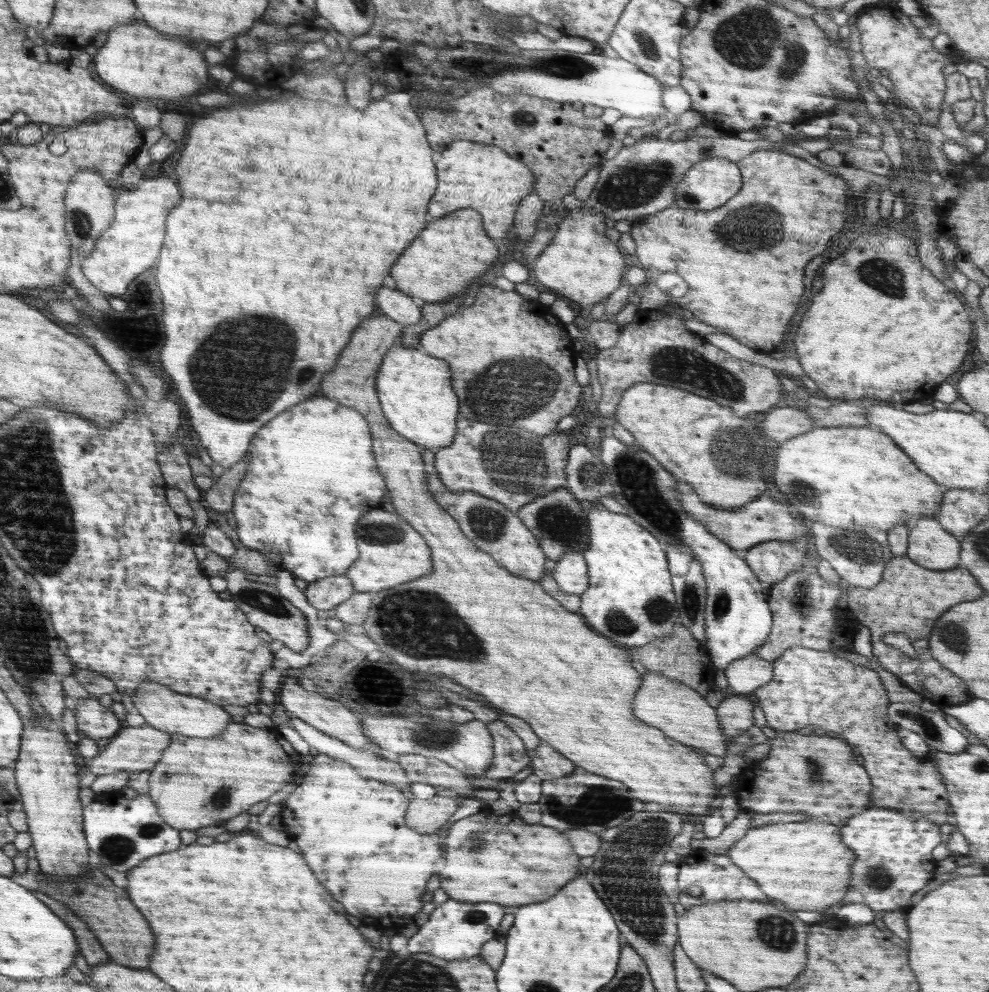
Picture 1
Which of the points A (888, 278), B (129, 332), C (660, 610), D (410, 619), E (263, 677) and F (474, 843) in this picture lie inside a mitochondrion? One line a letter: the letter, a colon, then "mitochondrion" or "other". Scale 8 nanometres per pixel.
A: mitochondrion
B: other
C: mitochondrion
D: mitochondrion
E: other
F: mitochondrion

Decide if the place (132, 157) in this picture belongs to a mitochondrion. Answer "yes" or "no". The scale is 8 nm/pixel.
no

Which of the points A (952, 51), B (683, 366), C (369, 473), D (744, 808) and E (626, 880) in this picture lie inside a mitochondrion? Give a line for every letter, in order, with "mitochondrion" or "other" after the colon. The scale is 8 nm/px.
A: other
B: mitochondrion
C: other
D: other
E: mitochondrion

